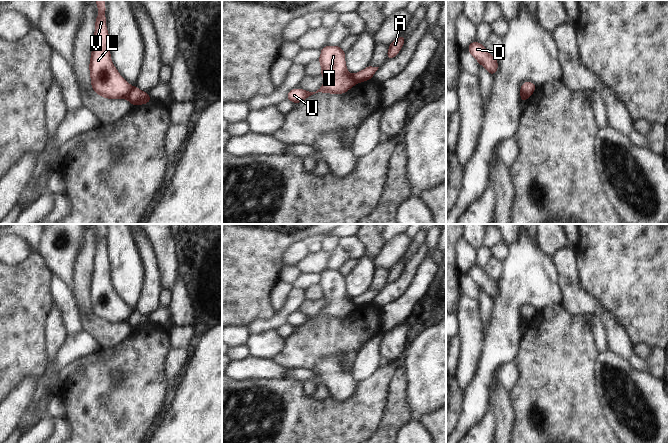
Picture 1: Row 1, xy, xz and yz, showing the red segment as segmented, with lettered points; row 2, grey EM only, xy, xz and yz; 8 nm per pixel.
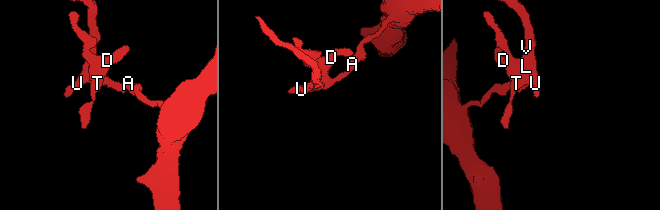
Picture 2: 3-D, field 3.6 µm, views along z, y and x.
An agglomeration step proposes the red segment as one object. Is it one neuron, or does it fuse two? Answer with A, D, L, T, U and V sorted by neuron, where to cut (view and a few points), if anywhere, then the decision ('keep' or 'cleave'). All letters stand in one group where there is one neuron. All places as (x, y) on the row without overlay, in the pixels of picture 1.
A / D L T U V; cut in xy along (134, 311), (126, 322); cleave

